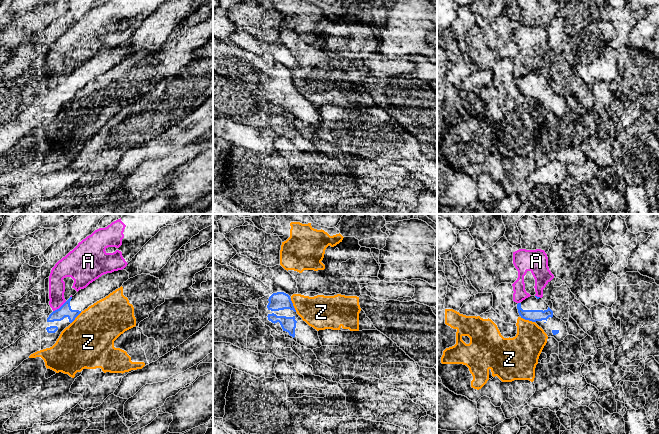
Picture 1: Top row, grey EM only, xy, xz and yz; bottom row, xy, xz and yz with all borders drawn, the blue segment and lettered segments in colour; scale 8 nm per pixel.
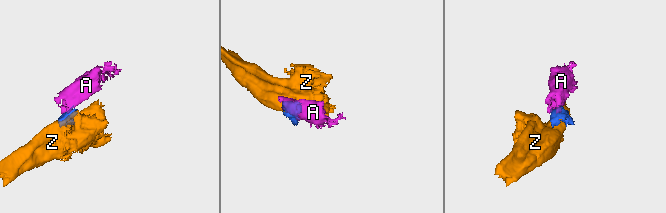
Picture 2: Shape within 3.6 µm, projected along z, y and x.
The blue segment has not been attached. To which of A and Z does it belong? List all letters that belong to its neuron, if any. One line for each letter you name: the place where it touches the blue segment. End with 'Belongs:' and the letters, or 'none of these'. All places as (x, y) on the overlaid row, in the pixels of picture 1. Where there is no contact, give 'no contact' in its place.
Belongs: none of these

